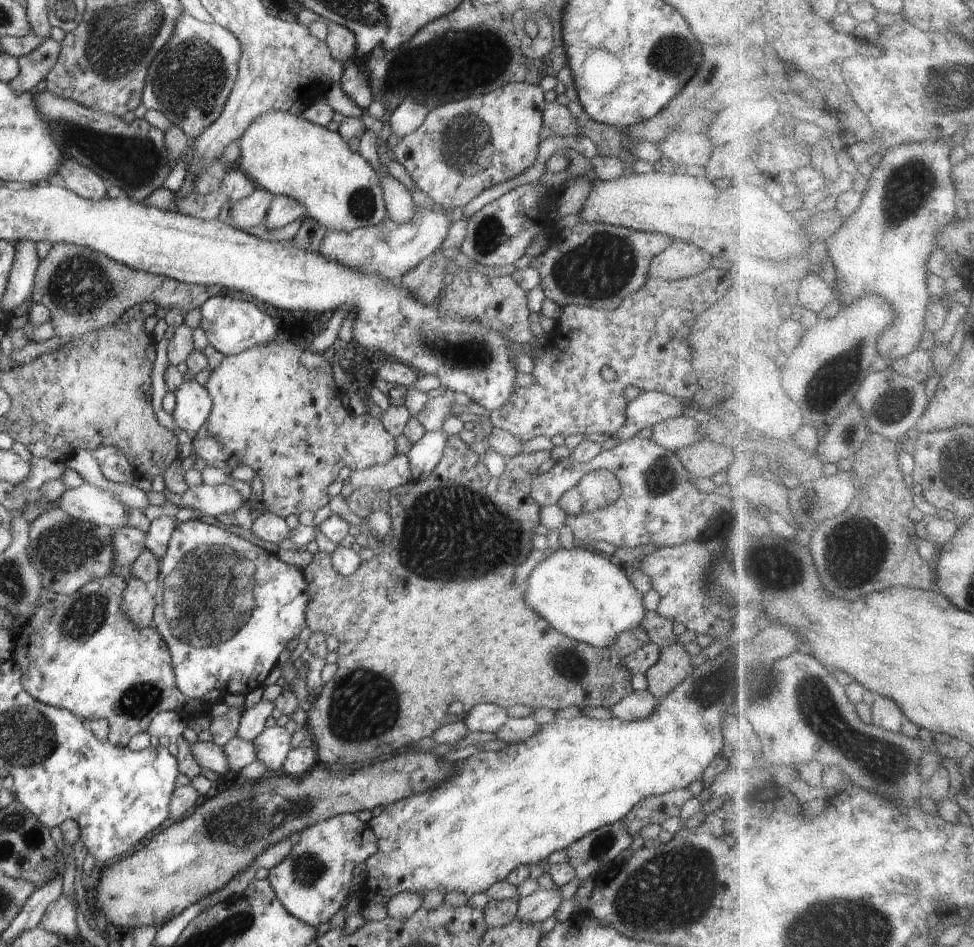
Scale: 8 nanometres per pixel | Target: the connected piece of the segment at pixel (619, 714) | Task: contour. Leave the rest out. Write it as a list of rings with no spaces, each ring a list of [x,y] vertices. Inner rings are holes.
[[[633,691],[616,701],[609,709],[612,718],[620,721],[638,721],[655,711],[663,698],[653,696],[649,691]]]

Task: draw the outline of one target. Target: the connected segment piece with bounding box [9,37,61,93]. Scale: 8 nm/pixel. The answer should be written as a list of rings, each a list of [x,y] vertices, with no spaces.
[[[49,37],[26,57],[19,57],[19,74],[9,83],[15,93],[33,92],[37,84],[54,68],[60,52],[61,44]]]

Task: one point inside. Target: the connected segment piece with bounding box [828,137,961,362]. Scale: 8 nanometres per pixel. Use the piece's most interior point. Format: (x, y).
(885, 247)

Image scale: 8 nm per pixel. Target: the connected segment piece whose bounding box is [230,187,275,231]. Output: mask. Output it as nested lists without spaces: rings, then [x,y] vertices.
[[[258,187],[247,198],[231,203],[230,212],[234,217],[232,227],[244,231],[244,228],[250,228],[250,226],[265,222],[269,205],[272,203],[274,196],[273,193]]]

